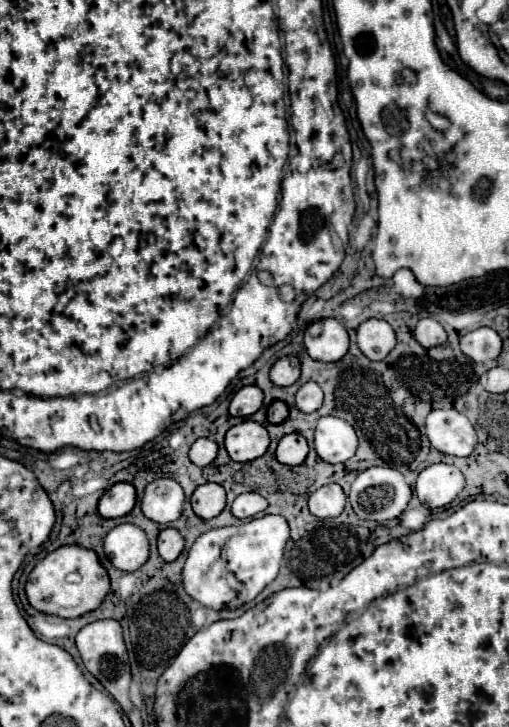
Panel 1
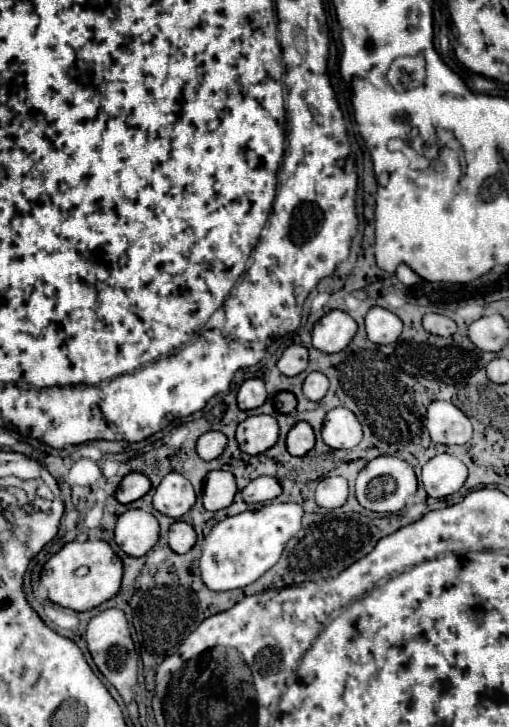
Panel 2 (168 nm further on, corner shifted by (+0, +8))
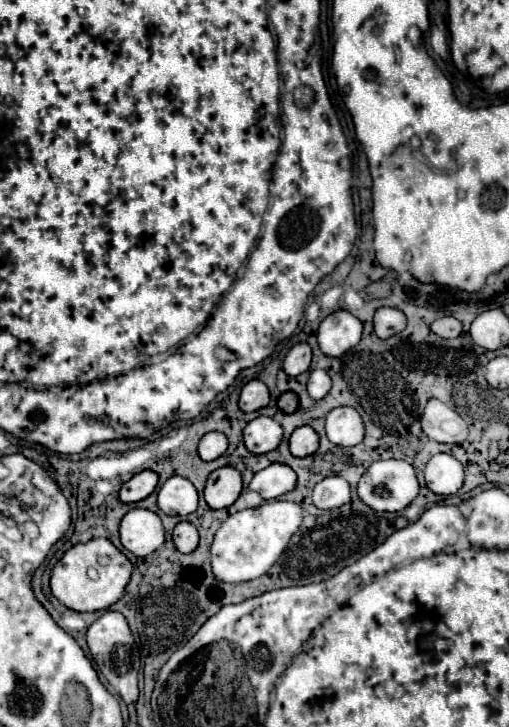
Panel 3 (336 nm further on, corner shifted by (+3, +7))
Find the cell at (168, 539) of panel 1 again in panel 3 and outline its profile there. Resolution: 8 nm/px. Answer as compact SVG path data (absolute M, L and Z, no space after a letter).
M181 521L179 525L175 525L173 529L173 543L177 547L177 551L181 553L191 553L195 551L197 543L199 543L199 535L197 535L197 529L187 523L187 521Z

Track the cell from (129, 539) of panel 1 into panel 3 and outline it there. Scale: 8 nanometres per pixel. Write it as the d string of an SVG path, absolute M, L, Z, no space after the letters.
M131 509L121 519L121 543L137 557L147 557L165 541L161 519L149 509Z

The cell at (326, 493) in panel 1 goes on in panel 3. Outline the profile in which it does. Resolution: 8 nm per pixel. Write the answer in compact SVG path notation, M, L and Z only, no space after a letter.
M337 475L325 477L313 489L313 505L317 509L335 509L349 503L349 499L351 499L349 483Z

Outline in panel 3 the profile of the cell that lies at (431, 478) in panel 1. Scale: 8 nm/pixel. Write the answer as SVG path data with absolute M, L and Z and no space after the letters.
M437 453L425 465L425 483L437 495L455 495L463 485L463 465L451 453Z

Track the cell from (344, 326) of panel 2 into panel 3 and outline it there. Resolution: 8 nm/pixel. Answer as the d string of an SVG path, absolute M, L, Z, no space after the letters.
M341 309L327 315L321 321L319 331L317 331L317 341L325 355L339 357L347 349L351 349L355 343L359 343L361 331L363 331L361 321L349 311Z

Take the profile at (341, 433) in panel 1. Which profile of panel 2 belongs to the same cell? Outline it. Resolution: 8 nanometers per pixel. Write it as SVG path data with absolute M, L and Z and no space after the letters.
M334 408L326 414L322 438L330 448L354 448L362 440L362 426L352 410Z

